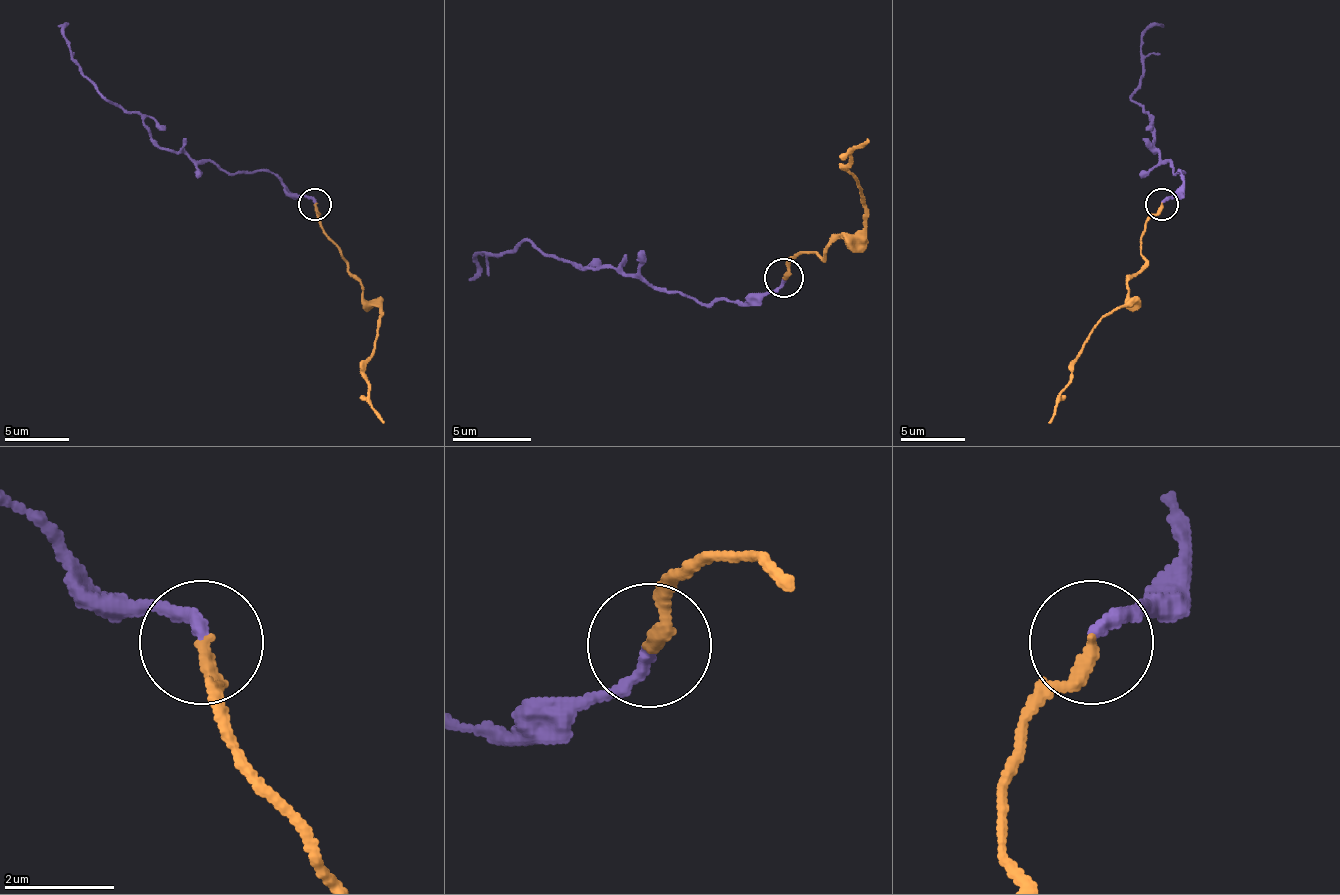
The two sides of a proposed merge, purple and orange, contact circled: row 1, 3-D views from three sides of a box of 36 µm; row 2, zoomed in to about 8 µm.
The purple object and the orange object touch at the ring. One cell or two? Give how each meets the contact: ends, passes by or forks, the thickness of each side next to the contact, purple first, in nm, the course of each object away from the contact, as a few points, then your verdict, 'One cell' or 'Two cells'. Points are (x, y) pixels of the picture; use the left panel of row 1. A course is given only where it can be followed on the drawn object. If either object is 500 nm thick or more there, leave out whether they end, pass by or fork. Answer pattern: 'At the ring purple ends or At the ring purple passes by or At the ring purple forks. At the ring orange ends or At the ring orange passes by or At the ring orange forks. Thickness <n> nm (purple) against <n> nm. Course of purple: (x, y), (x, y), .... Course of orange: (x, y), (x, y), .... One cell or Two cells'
At the ring purple ends. At the ring orange ends. Thickness 200 nm (purple) against 240 nm. Course of purple: (314, 205), (272, 173), (243, 173), (166, 150), (143, 121), (118, 108), (82, 73), (63, 25), (57, 25). Course of orange: (314, 205), (323, 234), (339, 250), (368, 301), (378, 308), (381, 327), (365, 365), (365, 382), (381, 423). Two cells

